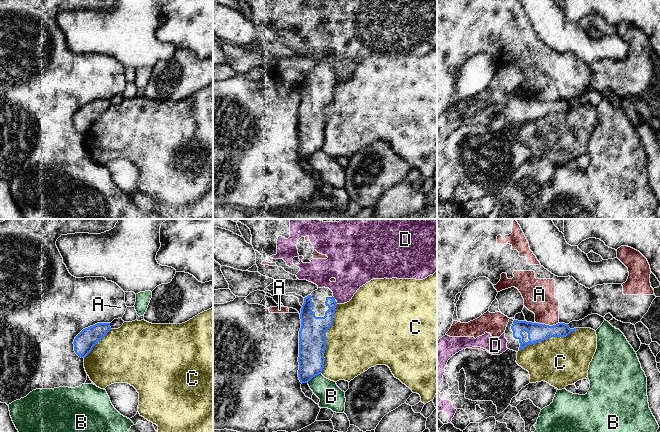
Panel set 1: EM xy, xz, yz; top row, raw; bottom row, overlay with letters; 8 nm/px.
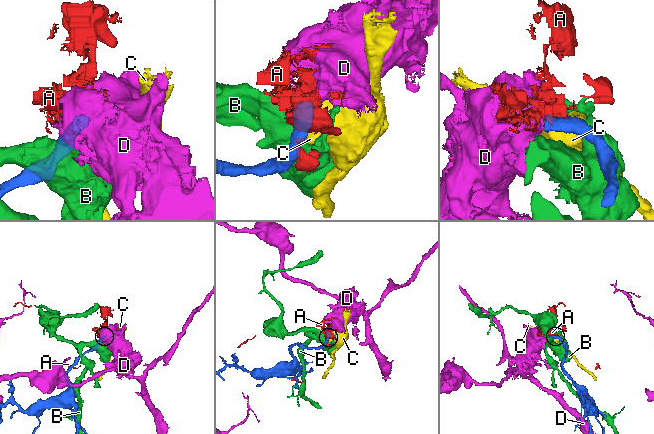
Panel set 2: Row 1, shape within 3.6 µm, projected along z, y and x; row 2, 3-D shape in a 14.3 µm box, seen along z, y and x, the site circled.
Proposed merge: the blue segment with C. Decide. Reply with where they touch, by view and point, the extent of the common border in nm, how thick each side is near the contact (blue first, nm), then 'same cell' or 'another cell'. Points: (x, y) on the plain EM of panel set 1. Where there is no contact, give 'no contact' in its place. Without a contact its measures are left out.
contact xz (325, 115); length 600 nm; calibres 220 and 480 nm; another cell

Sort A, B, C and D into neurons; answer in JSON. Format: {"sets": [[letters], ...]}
{"sets": [["A"], ["B"], ["C"], ["D"]]}

